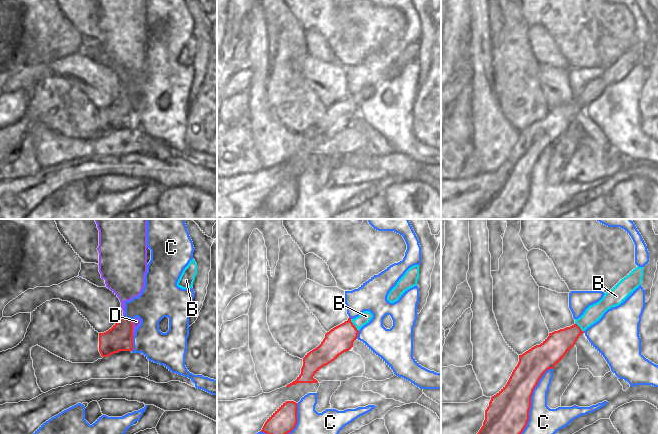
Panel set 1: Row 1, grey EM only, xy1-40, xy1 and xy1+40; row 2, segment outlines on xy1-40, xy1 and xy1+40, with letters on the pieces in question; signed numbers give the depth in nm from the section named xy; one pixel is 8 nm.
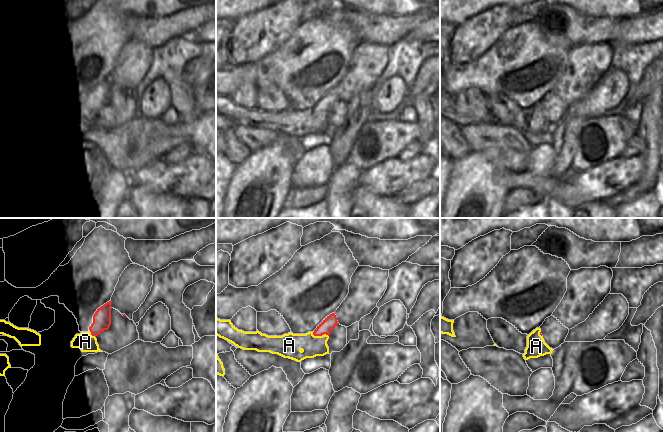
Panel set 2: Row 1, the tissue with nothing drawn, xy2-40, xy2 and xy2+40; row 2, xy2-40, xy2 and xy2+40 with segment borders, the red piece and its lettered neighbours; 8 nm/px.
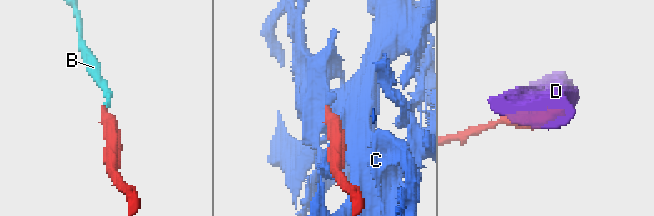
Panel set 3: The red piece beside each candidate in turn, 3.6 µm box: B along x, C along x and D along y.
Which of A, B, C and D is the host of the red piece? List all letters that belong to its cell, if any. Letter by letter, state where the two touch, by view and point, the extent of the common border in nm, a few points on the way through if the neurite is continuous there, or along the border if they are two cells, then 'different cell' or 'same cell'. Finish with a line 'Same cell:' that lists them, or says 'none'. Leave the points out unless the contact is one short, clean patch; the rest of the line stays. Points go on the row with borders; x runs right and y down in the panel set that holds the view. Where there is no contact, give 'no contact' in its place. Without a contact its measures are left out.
A: meets red in xy2 at (320, 335); contact 140 nm long; border along xy2 (312, 332), (314, 335), (326, 334), (328, 336); different cell
B: meets red in xy1 at (353, 325); contact 120 nm long; runs through xy1 (338, 340), (353, 325), (366, 316); same cell
C: meets red in xy1+40 at (530, 399); contact 600 nm long; different cell
D: meets red in xy1-40 at (132, 328); contact 140 nm long; border along xy1-40 (132, 319), (133, 336); different cell
Same cell: B

